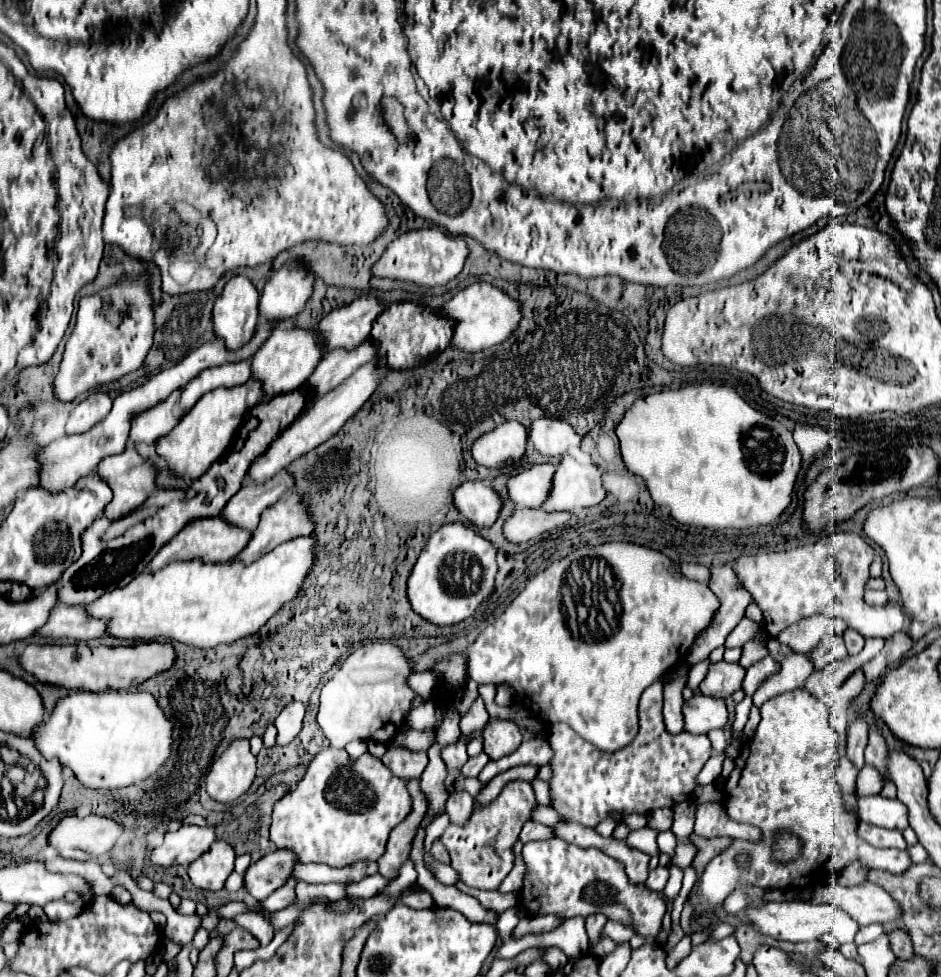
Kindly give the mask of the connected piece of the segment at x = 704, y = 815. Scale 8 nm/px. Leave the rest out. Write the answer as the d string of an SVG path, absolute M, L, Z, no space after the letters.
M702 804L696 806L696 826L694 834L702 838L718 838L718 836L730 836L736 840L748 840L748 842L760 842L762 834L754 826L736 824L724 814L722 804Z

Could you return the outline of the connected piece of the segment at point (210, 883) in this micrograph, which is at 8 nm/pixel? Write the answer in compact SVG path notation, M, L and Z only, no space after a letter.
M214 842L212 850L208 850L190 864L188 876L196 888L218 892L224 888L226 878L232 874L234 858L236 854L230 844Z

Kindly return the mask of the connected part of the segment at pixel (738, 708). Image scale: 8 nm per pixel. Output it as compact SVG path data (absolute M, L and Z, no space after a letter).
M745 696L745 698L735 706L735 721L731 726L729 733L740 732L743 730L750 712L753 706L752 698Z

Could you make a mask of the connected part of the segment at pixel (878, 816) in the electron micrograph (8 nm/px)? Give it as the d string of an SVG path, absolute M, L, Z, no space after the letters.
M866 796L858 800L860 818L868 824L904 830L908 828L908 808L900 800L888 800L882 796Z

